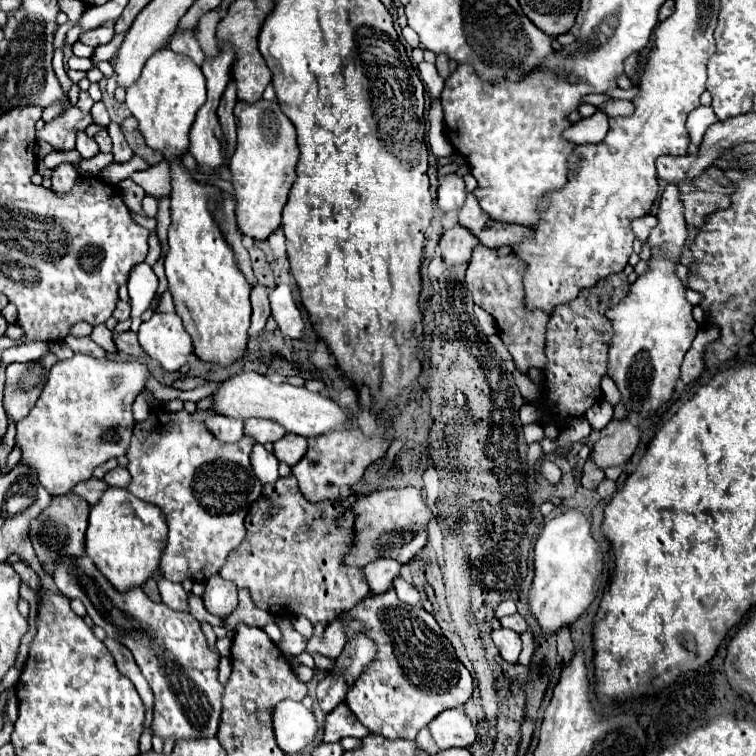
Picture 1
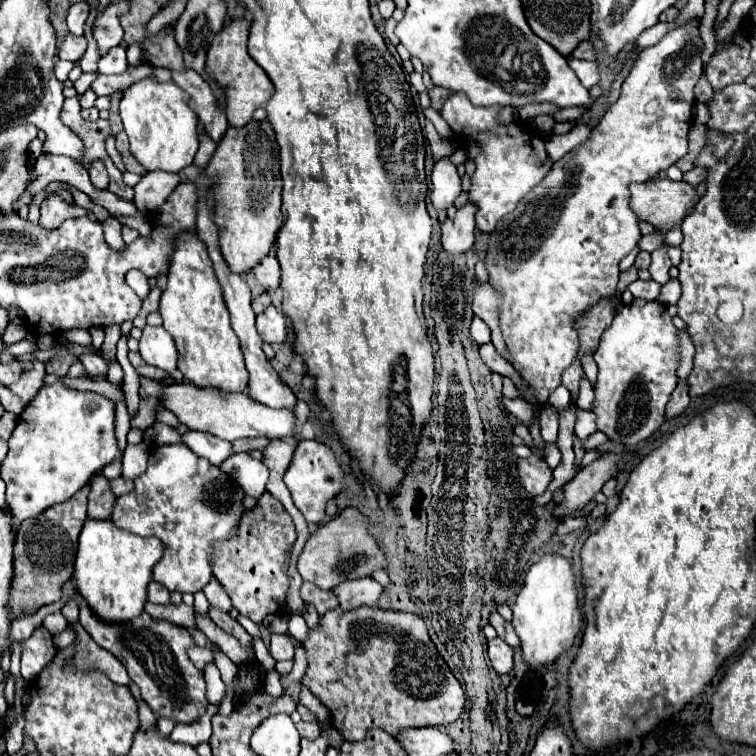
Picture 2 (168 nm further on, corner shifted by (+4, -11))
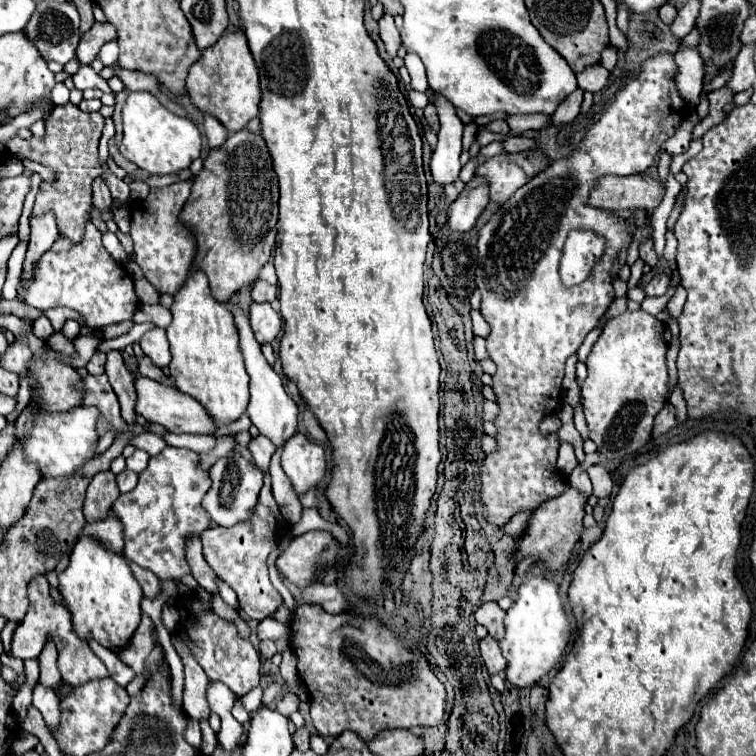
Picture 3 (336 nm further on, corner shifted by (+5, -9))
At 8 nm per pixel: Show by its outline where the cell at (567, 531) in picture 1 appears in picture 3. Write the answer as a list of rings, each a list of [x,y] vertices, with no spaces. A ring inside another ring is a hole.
[[[531,577],[519,587],[519,599],[513,603],[505,617],[505,637],[499,645],[503,657],[507,659],[507,681],[517,689],[535,685],[559,663],[569,637],[571,627],[561,605],[559,585],[545,577]]]

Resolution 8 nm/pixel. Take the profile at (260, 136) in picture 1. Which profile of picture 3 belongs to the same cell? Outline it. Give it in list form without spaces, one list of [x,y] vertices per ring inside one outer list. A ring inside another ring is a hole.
[[[247,129],[231,133],[223,147],[213,149],[205,159],[199,175],[193,179],[191,195],[179,215],[179,221],[193,233],[197,241],[193,269],[199,269],[207,275],[211,293],[219,303],[227,303],[229,297],[235,295],[241,287],[253,285],[259,279],[259,271],[269,261],[277,237],[277,201],[277,175],[273,171],[273,161],[267,145],[259,133],[255,135]]]

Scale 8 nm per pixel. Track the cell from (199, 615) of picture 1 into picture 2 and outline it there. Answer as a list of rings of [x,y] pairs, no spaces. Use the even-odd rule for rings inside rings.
[[[148,601],[148,603],[144,605],[144,611],[146,611],[148,615],[152,615],[154,619],[166,619],[166,621],[170,621],[182,627],[197,628],[193,607],[183,602],[179,605],[157,605]]]

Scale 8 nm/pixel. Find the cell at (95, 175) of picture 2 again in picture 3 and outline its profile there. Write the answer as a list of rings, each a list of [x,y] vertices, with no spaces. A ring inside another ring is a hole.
[[[97,177],[93,181],[93,205],[99,211],[109,211],[113,205],[113,197],[109,193],[109,187],[105,185],[105,181],[101,177]]]

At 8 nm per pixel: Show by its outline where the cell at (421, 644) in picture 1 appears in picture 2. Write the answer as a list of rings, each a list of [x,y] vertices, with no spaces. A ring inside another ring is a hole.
[[[366,605],[350,611],[340,611],[340,607],[336,607],[320,617],[320,627],[310,629],[310,637],[302,647],[308,653],[308,669],[302,683],[310,689],[310,693],[314,693],[314,697],[338,697],[320,701],[330,709],[332,725],[346,741],[362,741],[374,727],[384,729],[392,737],[398,737],[400,731],[410,727],[450,725],[462,715],[466,707],[466,695],[460,681],[438,655],[436,645],[430,641],[424,619],[414,613],[384,611]]]

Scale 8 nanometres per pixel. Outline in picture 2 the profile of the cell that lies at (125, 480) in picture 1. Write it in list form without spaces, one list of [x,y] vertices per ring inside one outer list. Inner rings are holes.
[[[118,477],[118,479],[112,479],[112,481],[110,481],[110,487],[112,487],[114,495],[116,495],[116,497],[120,497],[120,495],[124,495],[124,493],[132,491],[132,489],[134,489],[134,483],[132,483],[130,479]]]

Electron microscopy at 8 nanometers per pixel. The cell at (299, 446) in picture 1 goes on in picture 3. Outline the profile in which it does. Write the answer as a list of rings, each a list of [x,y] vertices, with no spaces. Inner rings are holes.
[[[257,435],[255,439],[249,441],[247,447],[249,447],[249,451],[253,453],[253,459],[255,459],[257,467],[263,469],[263,471],[267,471],[267,469],[269,469],[269,461],[271,461],[271,457],[273,457],[273,453],[275,453],[273,443],[271,443],[267,437]]]

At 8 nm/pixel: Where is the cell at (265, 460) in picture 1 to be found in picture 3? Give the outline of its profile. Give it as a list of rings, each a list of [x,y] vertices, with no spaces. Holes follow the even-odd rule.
[[[233,451],[233,453],[229,453],[229,457],[221,457],[209,469],[209,477],[211,477],[213,485],[203,497],[203,509],[205,509],[205,513],[209,513],[209,519],[215,525],[233,527],[235,523],[245,521],[253,515],[253,509],[257,505],[257,497],[259,497],[259,491],[263,485],[263,475],[255,465],[251,465],[237,451]]]

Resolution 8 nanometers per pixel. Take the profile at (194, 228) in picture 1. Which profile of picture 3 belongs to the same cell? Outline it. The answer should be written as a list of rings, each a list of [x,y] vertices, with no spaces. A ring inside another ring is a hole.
[[[191,271],[185,285],[175,295],[171,313],[173,321],[167,327],[167,339],[173,357],[169,373],[175,379],[175,387],[197,399],[217,427],[237,421],[249,405],[249,377],[241,357],[233,315],[223,303],[213,301],[205,273]]]

